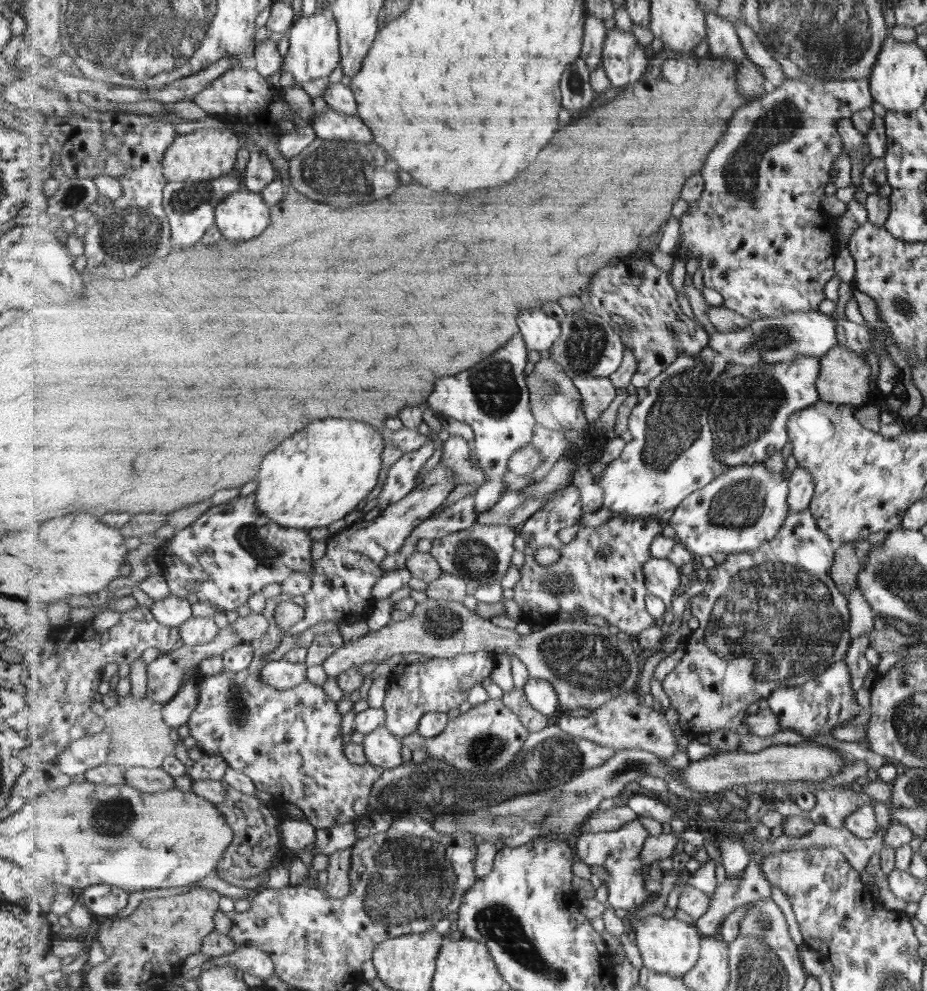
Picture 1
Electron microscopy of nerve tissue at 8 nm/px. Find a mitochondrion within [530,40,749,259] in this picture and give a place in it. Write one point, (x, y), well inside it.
(577, 89)

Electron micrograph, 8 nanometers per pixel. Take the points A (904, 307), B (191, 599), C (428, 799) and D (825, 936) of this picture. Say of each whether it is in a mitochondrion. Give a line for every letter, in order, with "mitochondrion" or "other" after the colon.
A: other
B: other
C: mitochondrion
D: other

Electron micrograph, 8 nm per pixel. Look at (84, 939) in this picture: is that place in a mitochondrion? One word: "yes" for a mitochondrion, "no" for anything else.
no

